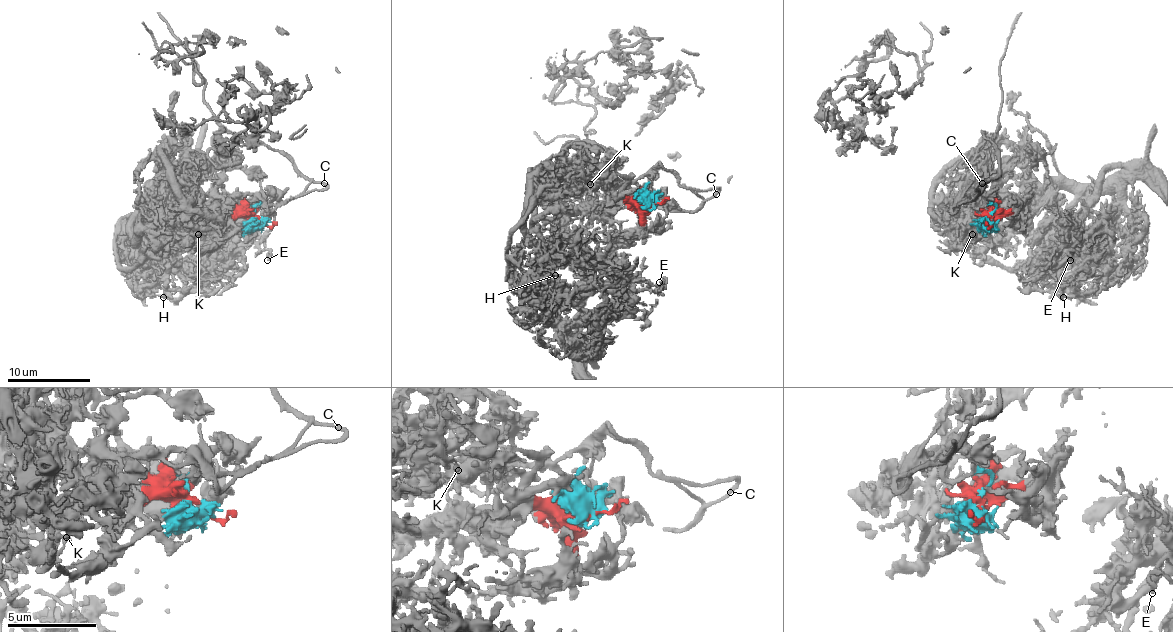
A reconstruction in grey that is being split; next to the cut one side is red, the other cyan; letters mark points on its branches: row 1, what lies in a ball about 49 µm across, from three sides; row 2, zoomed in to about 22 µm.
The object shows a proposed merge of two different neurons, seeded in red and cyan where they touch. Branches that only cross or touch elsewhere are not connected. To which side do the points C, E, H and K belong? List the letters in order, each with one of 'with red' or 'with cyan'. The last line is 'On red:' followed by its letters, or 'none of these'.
C: with cyan
E: with red
H: with red
K: with red
On red: E, H, K

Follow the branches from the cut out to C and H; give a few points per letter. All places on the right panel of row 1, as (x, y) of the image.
C: (990, 221), (994, 205), (975, 207), (967, 196), (957, 205), (973, 198), (986, 182), (982, 184)
H: (990, 221), (992, 184), (1010, 163), (1017, 163), (1050, 203), (1050, 225), (1039, 273), (1064, 297)

